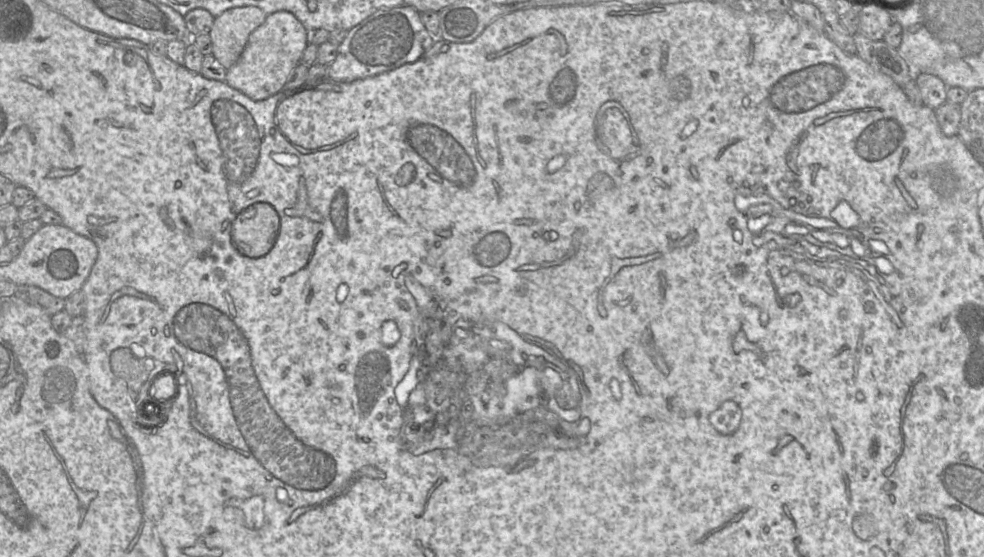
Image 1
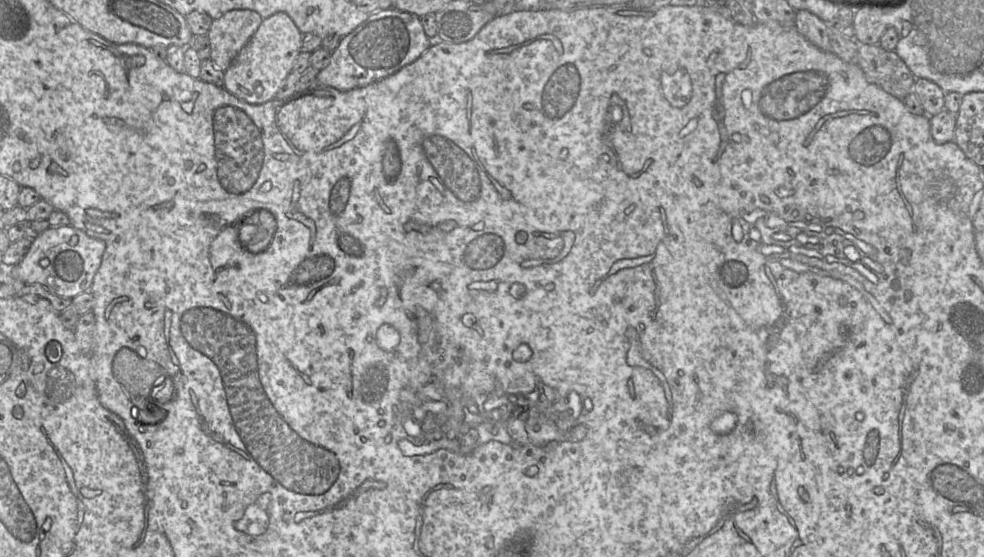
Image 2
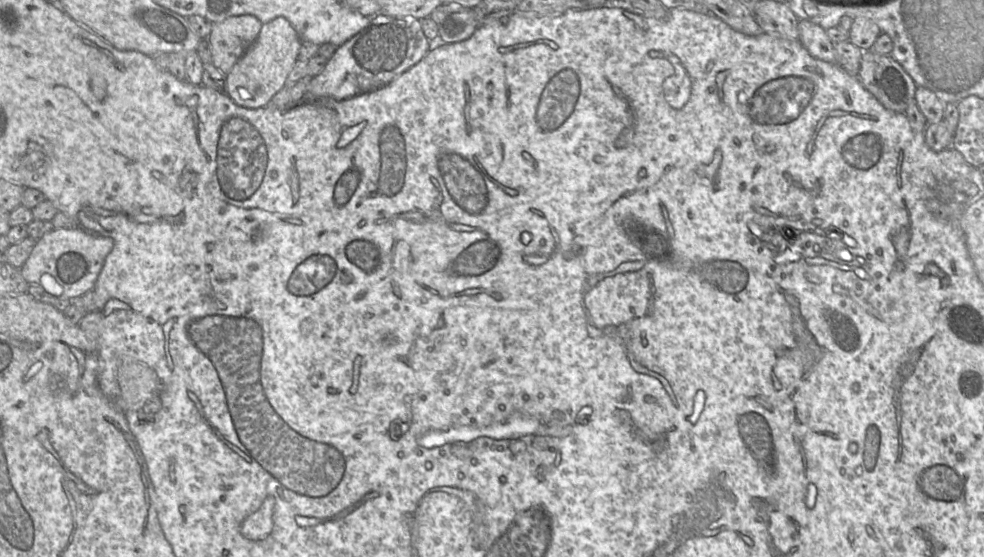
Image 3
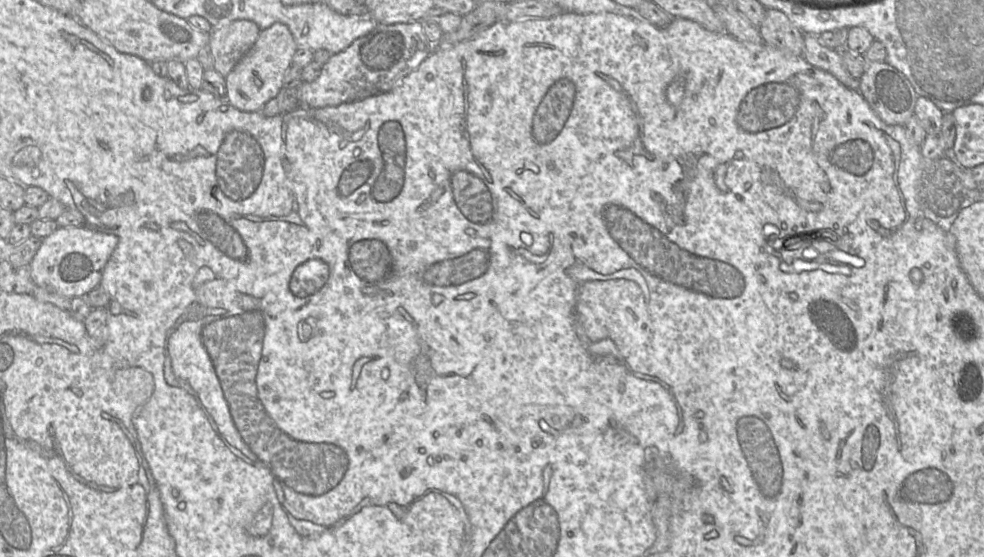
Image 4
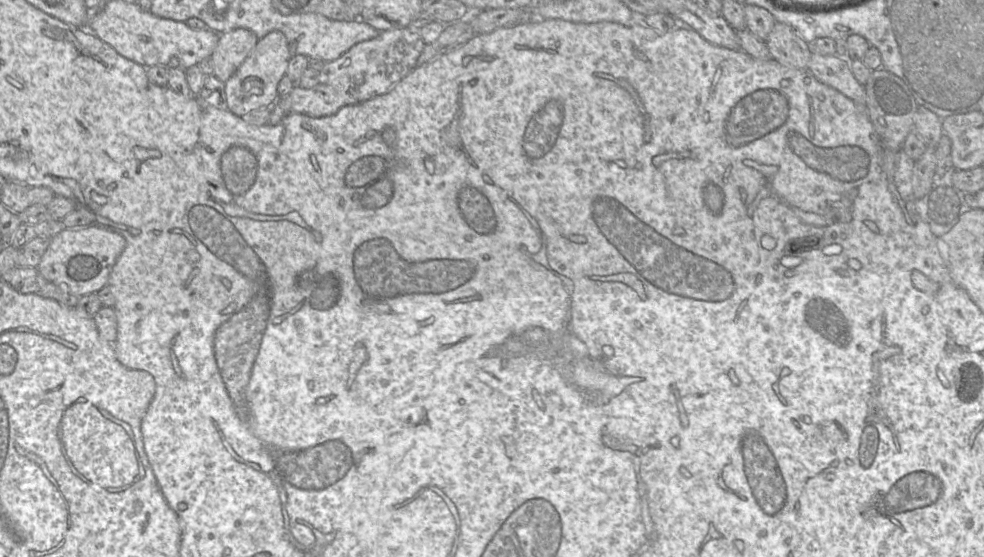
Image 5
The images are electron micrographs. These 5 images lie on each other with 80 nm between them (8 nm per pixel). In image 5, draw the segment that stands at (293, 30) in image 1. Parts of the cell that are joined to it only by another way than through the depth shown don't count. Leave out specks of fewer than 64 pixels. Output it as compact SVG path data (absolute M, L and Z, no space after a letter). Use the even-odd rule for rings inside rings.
M272 31L259 39L249 56L225 82L228 110L243 117L253 110L271 107L278 99L277 85L286 75L290 58L288 41L282 32Z

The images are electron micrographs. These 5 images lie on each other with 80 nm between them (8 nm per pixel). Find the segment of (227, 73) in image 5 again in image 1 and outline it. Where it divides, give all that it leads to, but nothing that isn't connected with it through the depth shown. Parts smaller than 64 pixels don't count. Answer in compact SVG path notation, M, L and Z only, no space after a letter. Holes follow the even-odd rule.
M257 6L235 7L217 16L209 32L212 55L228 70L241 56L251 33L266 18Z

